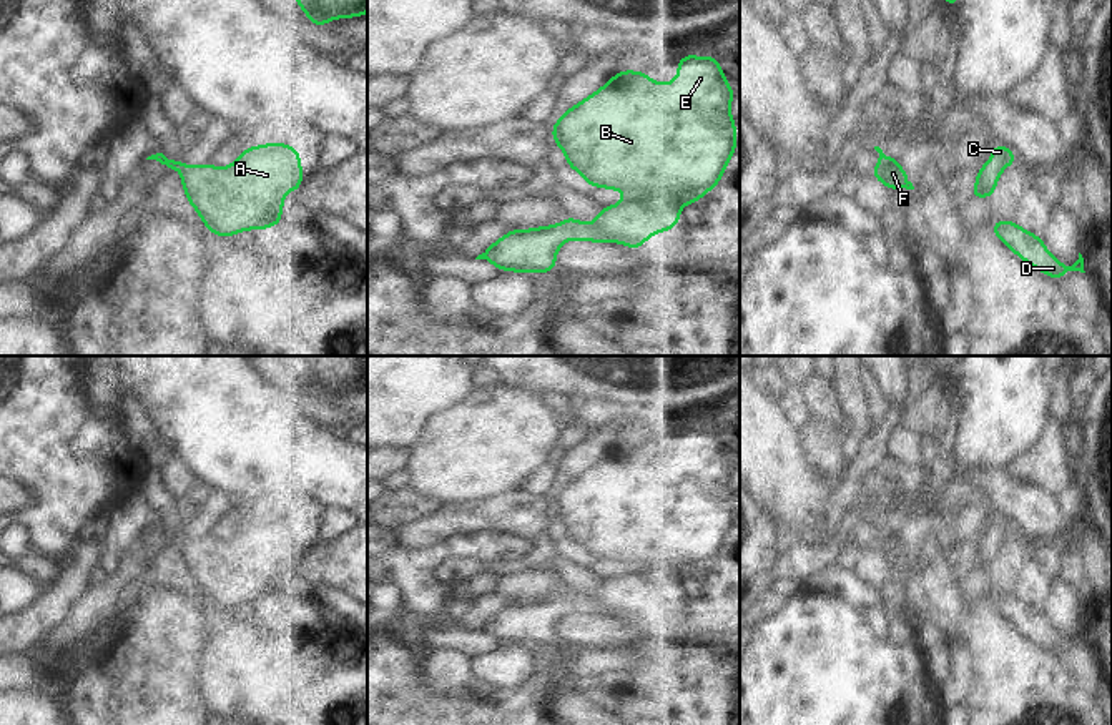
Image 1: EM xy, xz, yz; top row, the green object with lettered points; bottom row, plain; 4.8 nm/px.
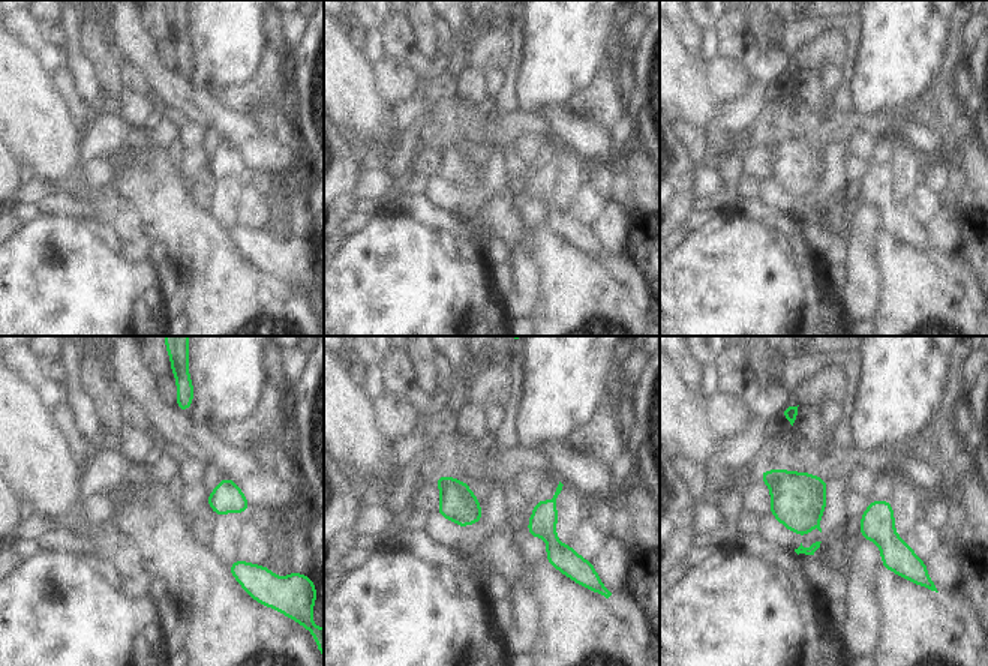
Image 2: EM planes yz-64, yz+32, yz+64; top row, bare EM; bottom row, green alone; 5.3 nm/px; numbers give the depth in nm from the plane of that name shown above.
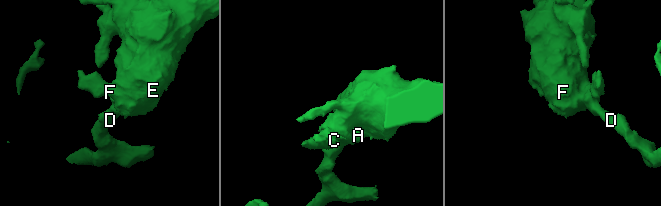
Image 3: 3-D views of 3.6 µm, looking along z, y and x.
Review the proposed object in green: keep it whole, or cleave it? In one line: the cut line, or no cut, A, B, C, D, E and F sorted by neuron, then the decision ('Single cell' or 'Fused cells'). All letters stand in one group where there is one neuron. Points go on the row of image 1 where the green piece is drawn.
No split. Groups: A B C D E F. Single cell.

